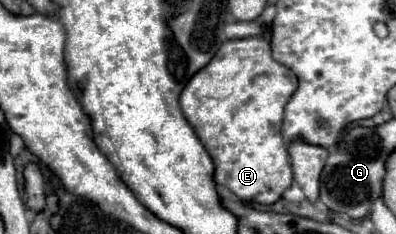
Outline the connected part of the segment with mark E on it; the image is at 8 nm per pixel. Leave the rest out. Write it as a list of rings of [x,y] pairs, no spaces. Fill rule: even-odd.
[[[262,35],[222,43],[216,57],[188,81],[186,89],[180,95],[180,107],[214,161],[216,185],[226,187],[242,201],[254,201],[260,205],[276,203],[282,193],[292,185],[292,167],[288,161],[288,151],[280,133],[280,125],[284,117],[284,105],[288,103],[296,87],[298,77],[292,69],[272,59],[270,45]]]

